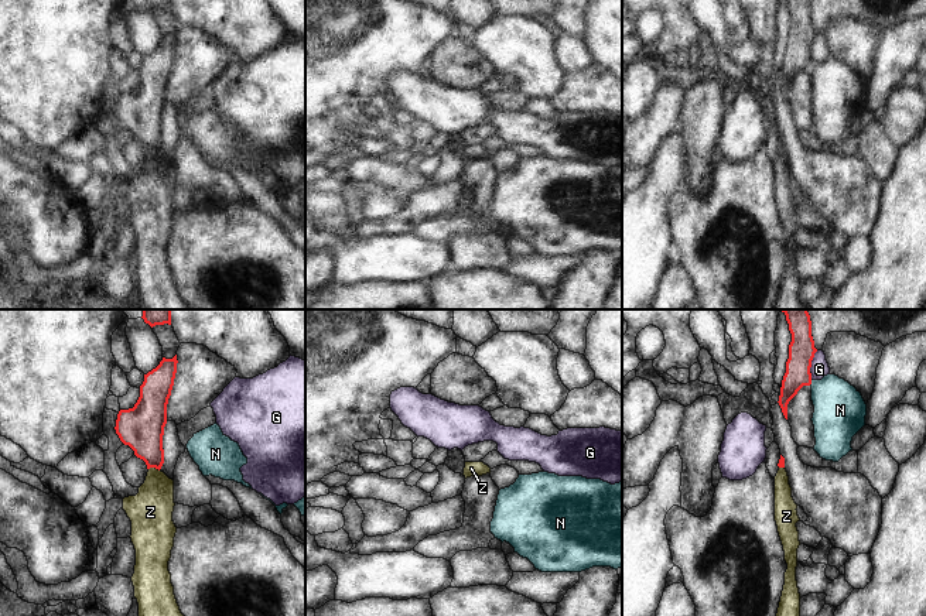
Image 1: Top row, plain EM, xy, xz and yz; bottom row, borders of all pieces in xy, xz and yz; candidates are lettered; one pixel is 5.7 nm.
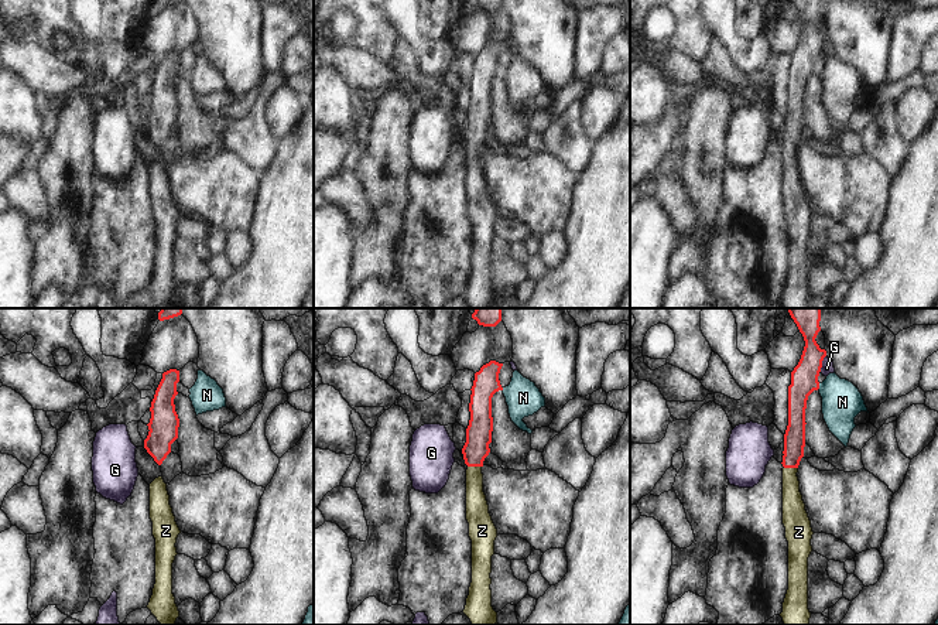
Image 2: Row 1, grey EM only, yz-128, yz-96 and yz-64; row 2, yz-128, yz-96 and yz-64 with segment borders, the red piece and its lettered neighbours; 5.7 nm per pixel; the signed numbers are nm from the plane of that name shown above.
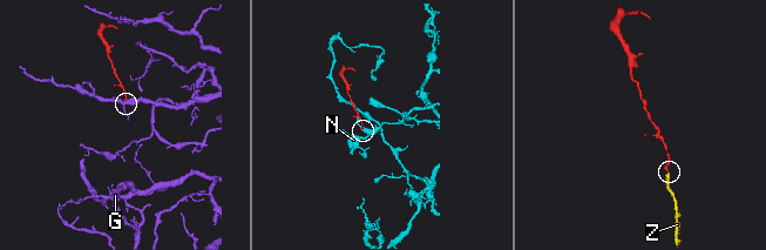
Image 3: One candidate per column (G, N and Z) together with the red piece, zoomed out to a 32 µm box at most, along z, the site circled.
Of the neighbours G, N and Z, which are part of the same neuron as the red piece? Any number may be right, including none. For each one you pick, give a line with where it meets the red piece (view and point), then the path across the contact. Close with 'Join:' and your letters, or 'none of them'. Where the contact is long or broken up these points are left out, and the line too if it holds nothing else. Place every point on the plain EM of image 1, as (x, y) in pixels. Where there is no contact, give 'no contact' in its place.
Z: contact xy (154, 150); way xy (142, 110), (154, 141), (154, 150), (154, 187), (150, 194)
Join: Z

